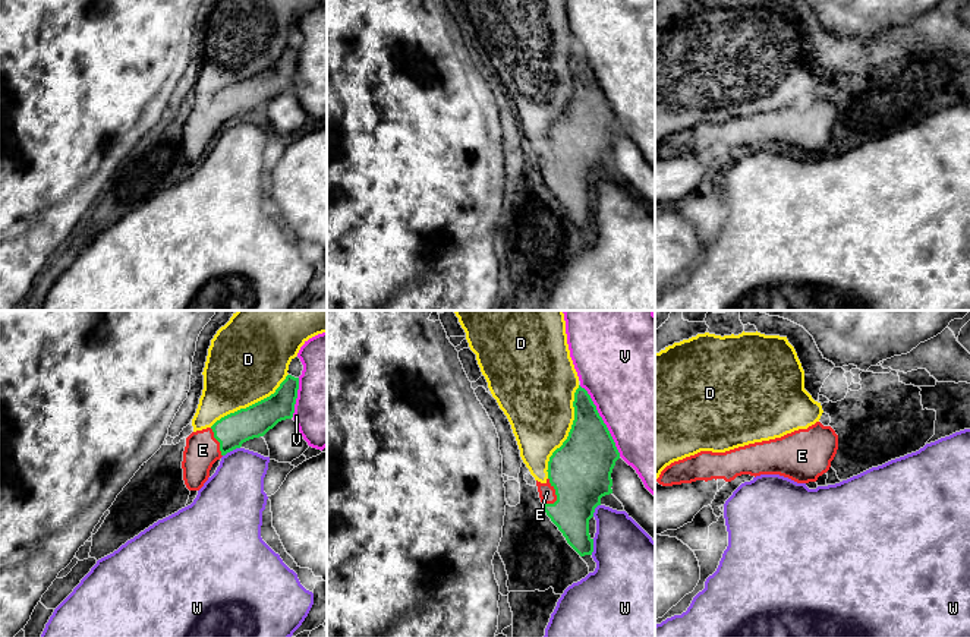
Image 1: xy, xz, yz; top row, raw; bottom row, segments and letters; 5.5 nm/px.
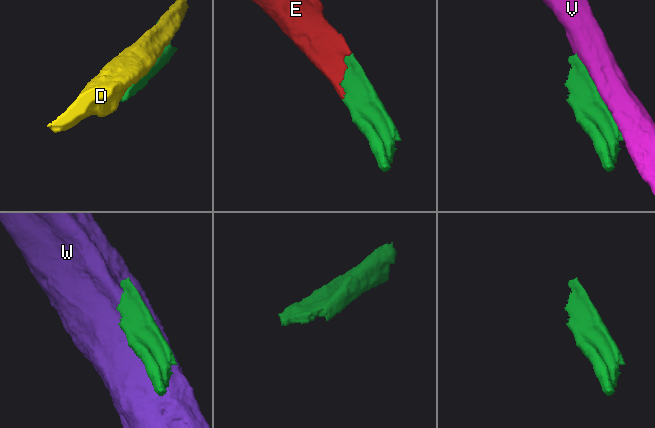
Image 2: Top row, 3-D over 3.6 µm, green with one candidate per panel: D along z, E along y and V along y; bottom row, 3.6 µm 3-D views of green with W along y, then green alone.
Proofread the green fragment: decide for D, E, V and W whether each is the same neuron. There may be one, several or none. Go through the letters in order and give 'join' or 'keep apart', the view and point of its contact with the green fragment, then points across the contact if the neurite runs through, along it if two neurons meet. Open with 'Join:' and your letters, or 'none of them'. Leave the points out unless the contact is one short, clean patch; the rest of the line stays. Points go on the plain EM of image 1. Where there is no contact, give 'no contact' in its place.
Join: E
D: keep apart | xz (569, 104)
E: join | xz (556, 166)
V: keep apart | xz (602, 92)
W: keep apart | xy (230, 122)

